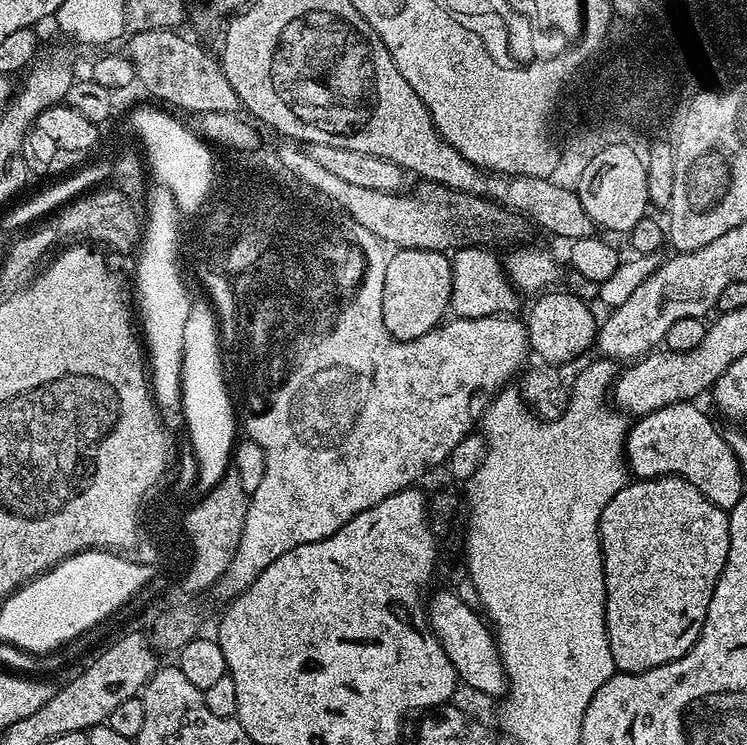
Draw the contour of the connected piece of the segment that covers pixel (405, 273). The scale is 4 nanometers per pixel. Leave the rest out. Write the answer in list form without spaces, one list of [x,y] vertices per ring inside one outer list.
[[[402,248],[389,255],[386,282],[382,286],[382,322],[386,322],[386,330],[394,339],[427,336],[445,319],[444,311],[449,311],[451,298],[452,262],[445,253]]]

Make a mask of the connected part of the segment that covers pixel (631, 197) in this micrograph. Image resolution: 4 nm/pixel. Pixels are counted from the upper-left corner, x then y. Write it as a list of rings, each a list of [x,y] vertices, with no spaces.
[[[626,145],[606,146],[586,167],[575,193],[597,229],[605,228],[608,232],[634,231],[644,211],[650,208],[647,170],[641,153]]]

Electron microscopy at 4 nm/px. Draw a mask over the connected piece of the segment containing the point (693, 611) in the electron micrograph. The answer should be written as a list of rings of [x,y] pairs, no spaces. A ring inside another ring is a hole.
[[[654,476],[651,478],[636,478],[625,484],[614,498],[602,510],[600,519],[600,552],[604,555],[604,585],[606,586],[606,630],[610,642],[610,654],[616,663],[616,672],[645,672],[654,666],[662,666],[666,662],[674,662],[682,658],[694,646],[694,642],[700,636],[702,626],[706,622],[706,614],[710,606],[710,598],[718,578],[728,561],[730,550],[730,526],[728,525],[728,512],[723,508],[714,506],[702,495],[690,482],[686,482],[680,476]]]

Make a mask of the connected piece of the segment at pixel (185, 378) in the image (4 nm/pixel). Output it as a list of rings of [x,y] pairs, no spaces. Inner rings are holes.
[[[196,308],[192,313],[192,319],[186,320],[184,326],[184,362],[182,366],[182,387],[186,396],[186,412],[192,426],[194,442],[202,460],[202,474],[200,474],[200,486],[206,489],[214,480],[221,480],[231,465],[232,449],[238,436],[238,417],[235,412],[235,404],[224,396],[224,384],[220,384],[220,369],[224,367],[224,359],[216,356],[216,332],[212,332],[212,316],[208,316],[208,308]]]

